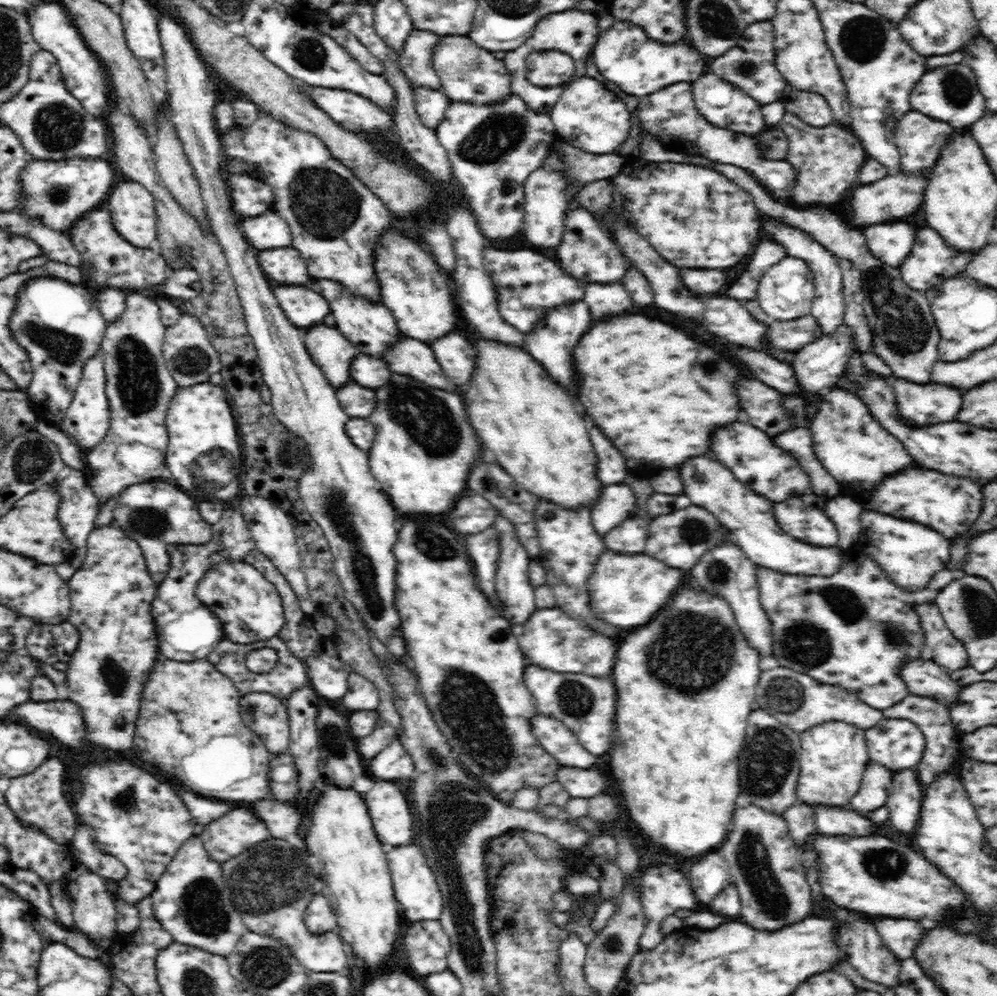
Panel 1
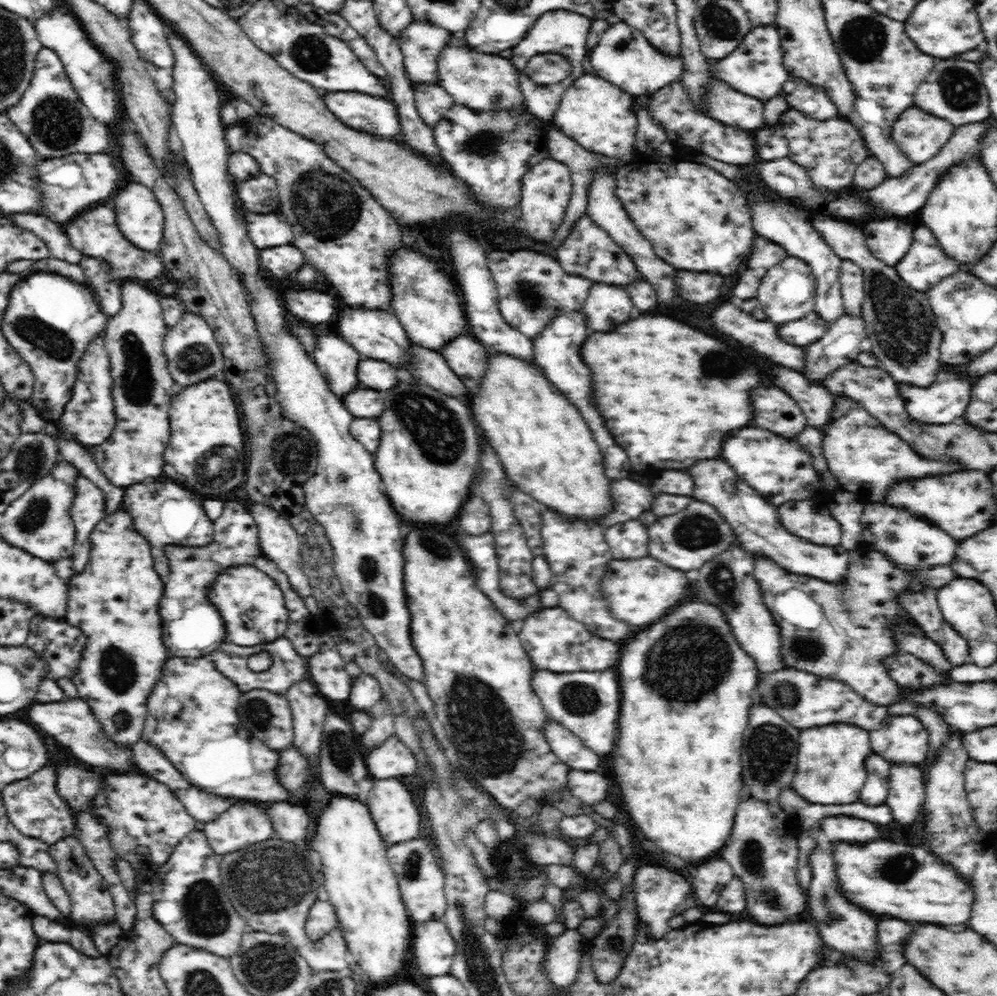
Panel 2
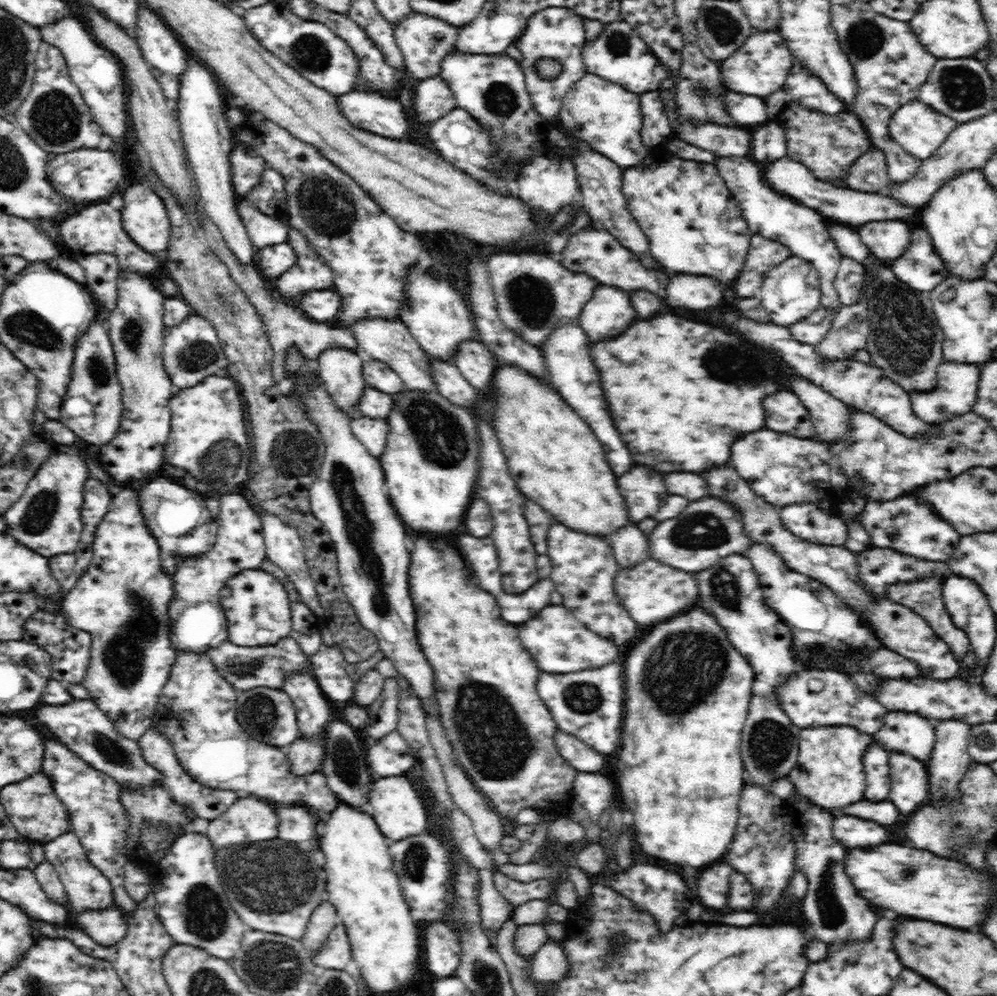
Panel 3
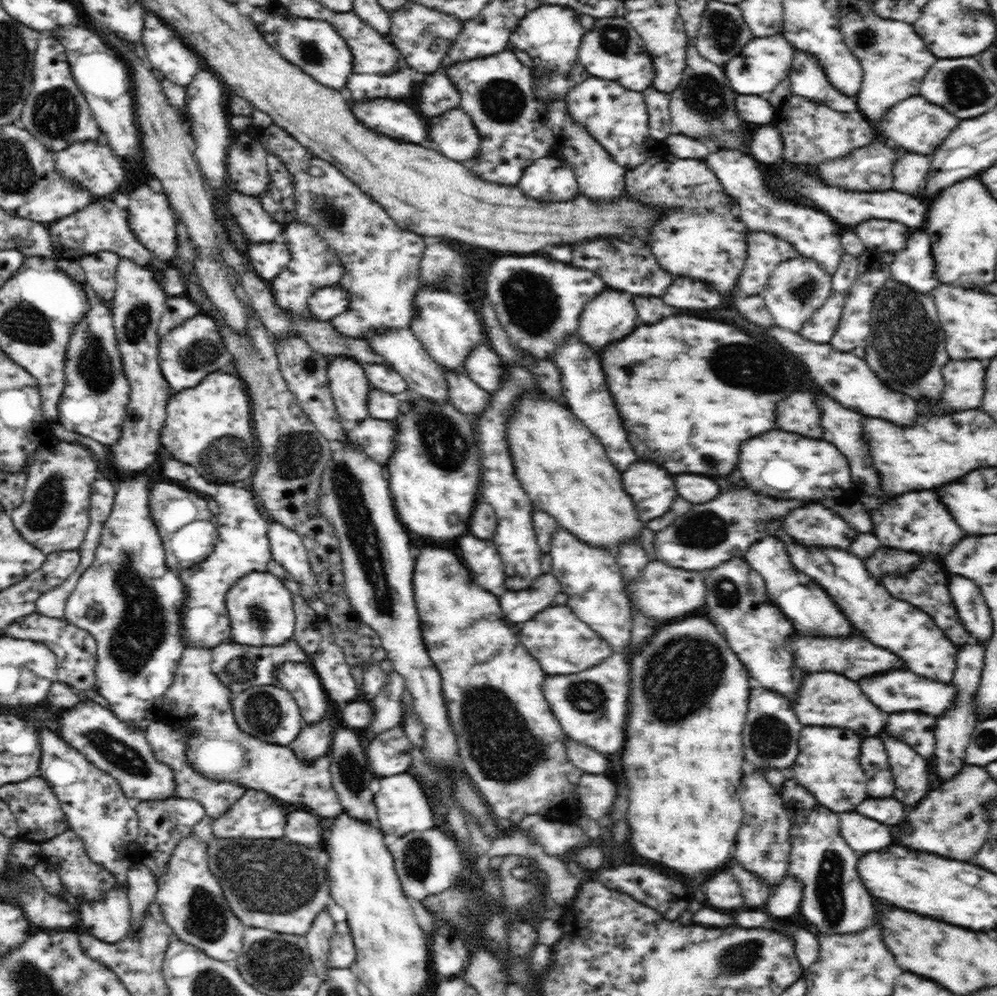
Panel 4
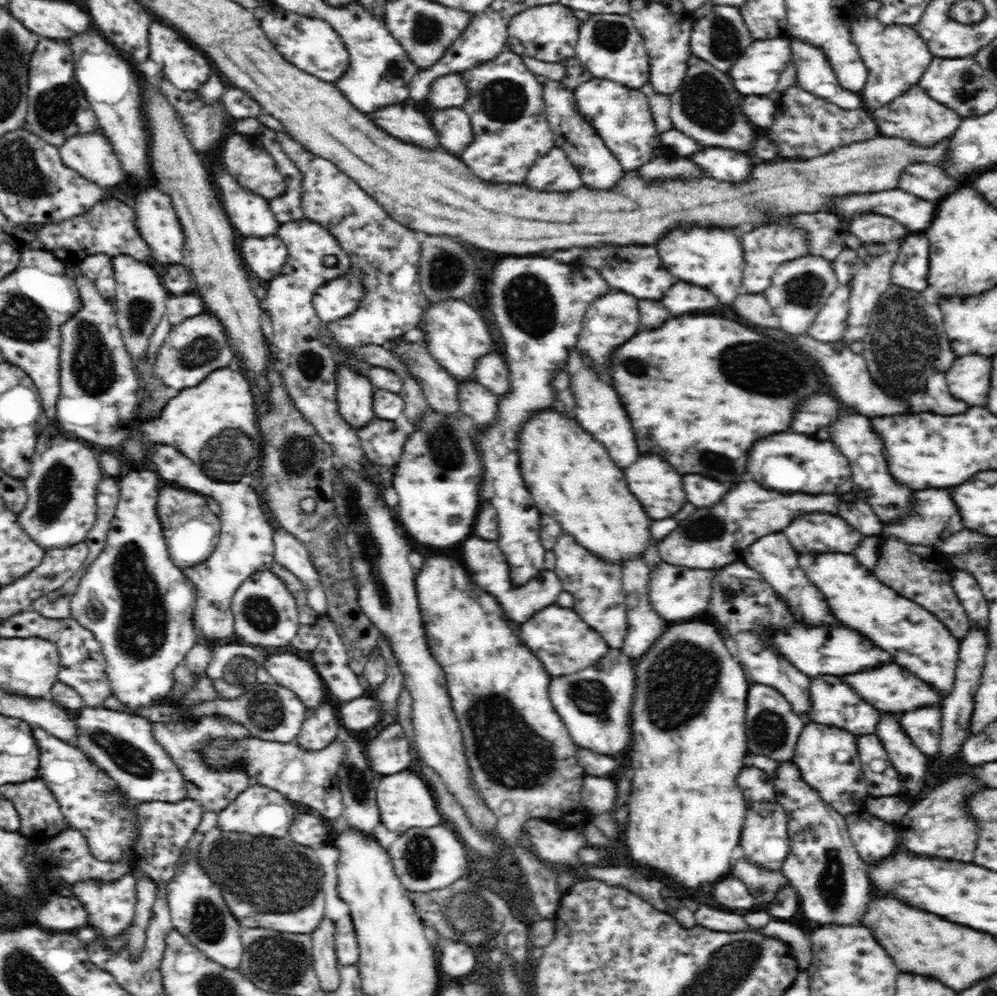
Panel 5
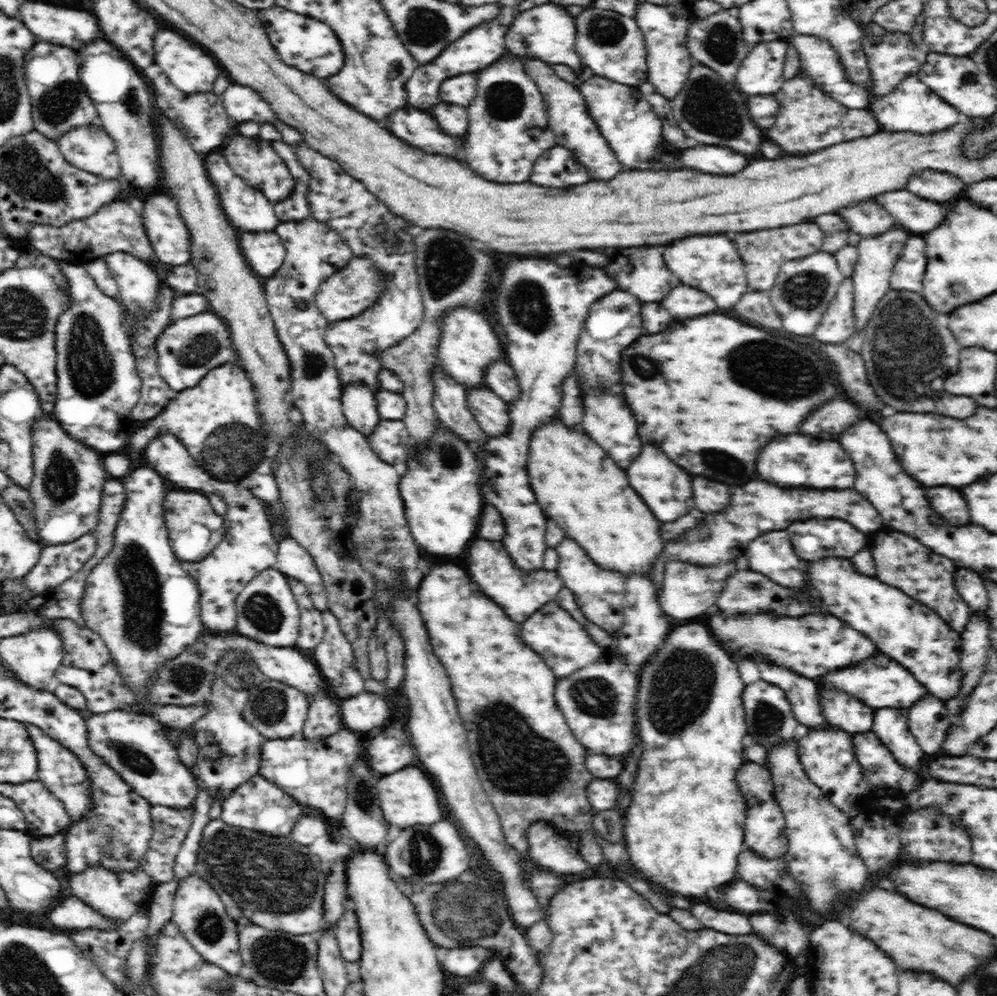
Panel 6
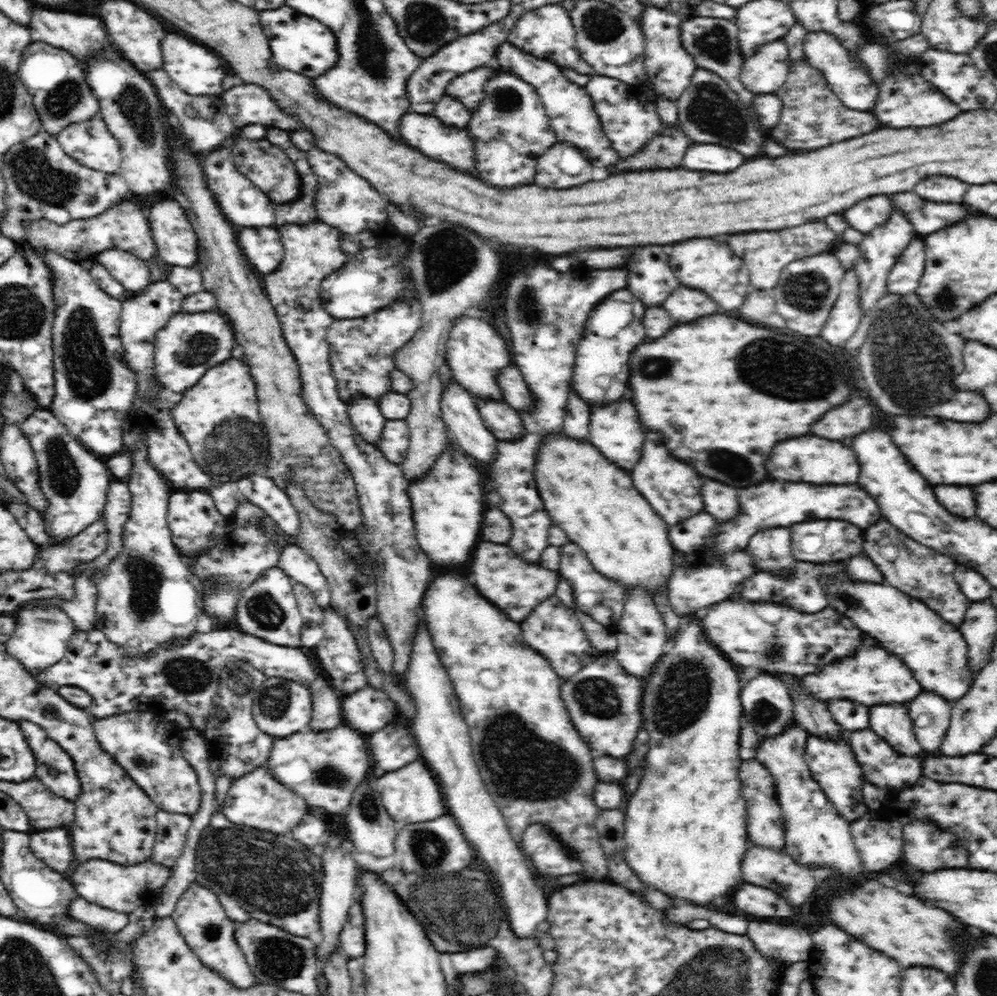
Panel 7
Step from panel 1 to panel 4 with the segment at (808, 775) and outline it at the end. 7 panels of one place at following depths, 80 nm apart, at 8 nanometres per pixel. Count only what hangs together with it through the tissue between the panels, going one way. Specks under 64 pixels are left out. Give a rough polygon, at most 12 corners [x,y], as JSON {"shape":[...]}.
{"shape":[[802,726],[788,774],[838,814],[868,798],[862,738]]}

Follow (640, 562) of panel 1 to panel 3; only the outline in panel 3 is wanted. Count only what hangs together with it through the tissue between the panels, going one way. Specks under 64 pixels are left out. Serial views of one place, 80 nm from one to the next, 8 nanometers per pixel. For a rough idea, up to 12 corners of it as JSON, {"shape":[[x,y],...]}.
{"shape":[[657,560],[618,570],[616,593],[636,624],[688,612],[696,573]]}

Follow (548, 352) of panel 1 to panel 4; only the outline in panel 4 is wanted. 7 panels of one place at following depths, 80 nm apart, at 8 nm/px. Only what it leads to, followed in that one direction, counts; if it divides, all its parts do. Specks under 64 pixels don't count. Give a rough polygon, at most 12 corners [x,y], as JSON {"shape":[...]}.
{"shape":[[574,333],[558,350],[570,410],[604,444],[616,470],[626,440],[596,354]]}

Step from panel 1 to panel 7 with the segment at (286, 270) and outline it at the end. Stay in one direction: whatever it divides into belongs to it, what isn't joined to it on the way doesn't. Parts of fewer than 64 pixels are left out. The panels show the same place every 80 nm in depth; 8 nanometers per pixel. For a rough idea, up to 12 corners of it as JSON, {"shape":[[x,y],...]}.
{"shape":[[270,226],[236,229],[238,246],[262,274],[285,255],[281,233]]}

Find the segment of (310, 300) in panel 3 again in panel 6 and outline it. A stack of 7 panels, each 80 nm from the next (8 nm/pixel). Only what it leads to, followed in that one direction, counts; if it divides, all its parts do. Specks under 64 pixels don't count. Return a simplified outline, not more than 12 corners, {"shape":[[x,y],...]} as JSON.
{"shape":[[372,258],[352,260],[315,298],[329,323],[356,318],[389,289]]}

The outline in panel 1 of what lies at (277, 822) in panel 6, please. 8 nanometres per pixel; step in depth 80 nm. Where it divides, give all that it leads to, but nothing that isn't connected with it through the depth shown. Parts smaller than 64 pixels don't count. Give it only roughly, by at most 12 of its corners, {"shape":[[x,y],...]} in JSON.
{"shape":[[232,808],[204,827],[220,863],[270,838],[256,811]]}

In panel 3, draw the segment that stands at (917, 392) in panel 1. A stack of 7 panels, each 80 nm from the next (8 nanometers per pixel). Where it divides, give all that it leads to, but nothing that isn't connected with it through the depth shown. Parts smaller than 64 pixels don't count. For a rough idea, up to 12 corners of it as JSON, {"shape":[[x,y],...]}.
{"shape":[[948,362],[934,394],[910,394],[916,416],[942,422],[973,410],[981,367]]}

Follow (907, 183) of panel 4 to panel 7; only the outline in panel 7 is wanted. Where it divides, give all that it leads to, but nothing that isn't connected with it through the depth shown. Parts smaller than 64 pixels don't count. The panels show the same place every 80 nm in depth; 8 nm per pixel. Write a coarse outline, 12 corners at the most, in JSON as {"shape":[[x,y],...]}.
{"shape":[[926,178],[914,192],[932,202],[962,202],[970,184],[956,178]]}

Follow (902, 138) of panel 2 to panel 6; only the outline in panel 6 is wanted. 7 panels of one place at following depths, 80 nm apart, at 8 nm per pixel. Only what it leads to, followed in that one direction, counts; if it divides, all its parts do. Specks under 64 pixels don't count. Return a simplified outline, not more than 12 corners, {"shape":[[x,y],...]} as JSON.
{"shape":[[916,74],[868,108],[880,130],[934,134],[966,116]]}

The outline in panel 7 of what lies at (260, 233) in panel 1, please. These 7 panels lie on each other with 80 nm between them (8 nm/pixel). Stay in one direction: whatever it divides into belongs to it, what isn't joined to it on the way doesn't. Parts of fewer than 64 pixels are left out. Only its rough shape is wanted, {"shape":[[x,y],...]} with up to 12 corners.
{"shape":[[230,148],[200,160],[224,218],[272,226],[277,203],[238,170]]}

